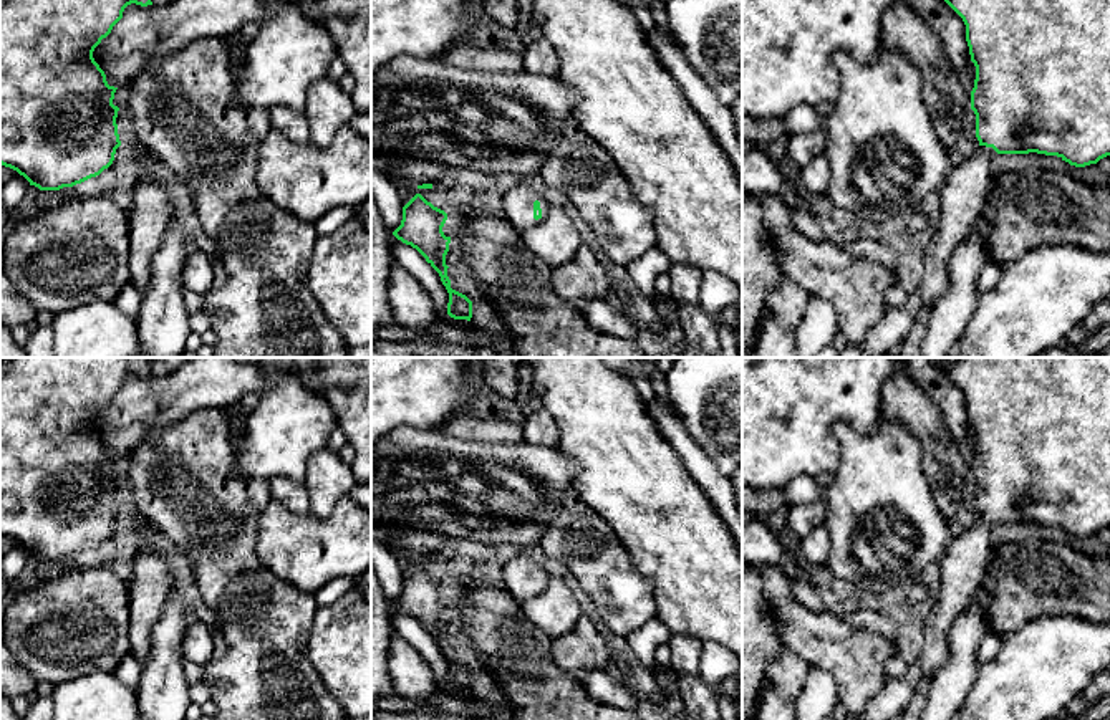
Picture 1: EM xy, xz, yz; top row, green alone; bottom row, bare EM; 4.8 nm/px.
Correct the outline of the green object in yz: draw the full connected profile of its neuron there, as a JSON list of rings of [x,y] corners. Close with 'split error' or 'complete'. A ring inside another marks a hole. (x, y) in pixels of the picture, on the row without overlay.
[[[944,358],[944,372],[963,389],[971,432],[976,437],[971,480],[976,485],[979,520],[951,538],[939,559],[939,583],[924,621],[924,647],[898,679],[886,679],[861,715],[842,720],[890,720],[910,703],[921,679],[931,679],[948,659],[948,634],[969,606],[982,581],[994,525],[1057,526],[1075,538],[1097,535],[1110,526],[1110,358]]]; split error

